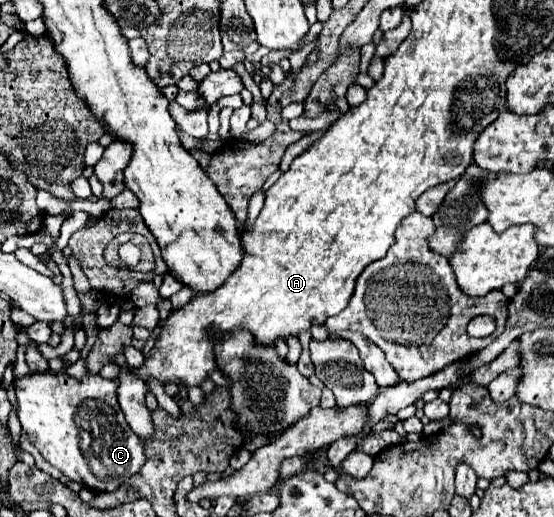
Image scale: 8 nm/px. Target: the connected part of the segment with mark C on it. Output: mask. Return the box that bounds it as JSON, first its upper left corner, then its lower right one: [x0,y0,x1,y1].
[16,373,144,493]

